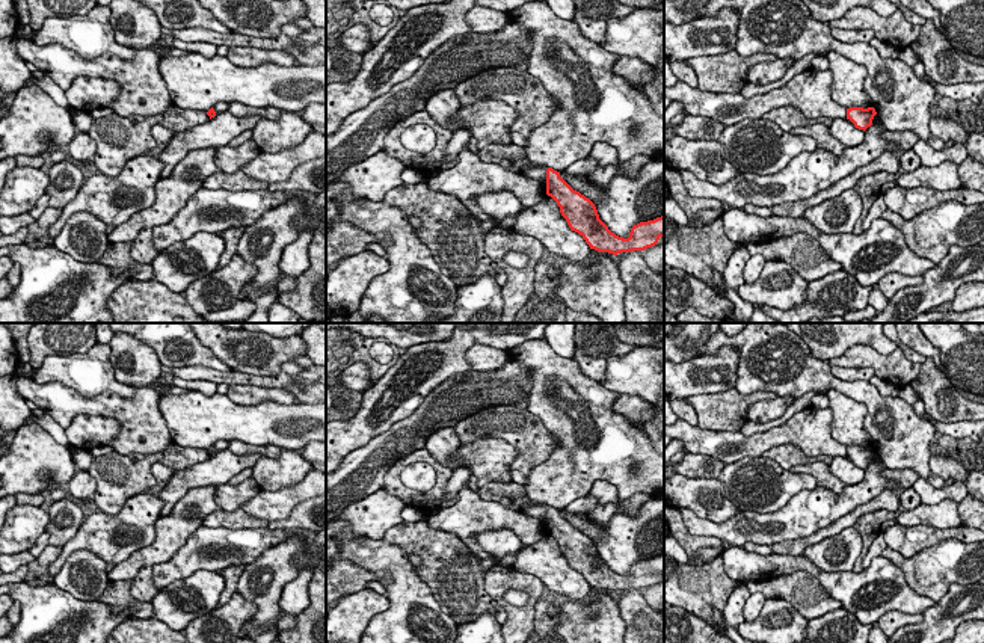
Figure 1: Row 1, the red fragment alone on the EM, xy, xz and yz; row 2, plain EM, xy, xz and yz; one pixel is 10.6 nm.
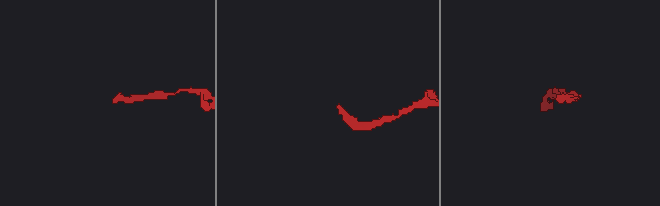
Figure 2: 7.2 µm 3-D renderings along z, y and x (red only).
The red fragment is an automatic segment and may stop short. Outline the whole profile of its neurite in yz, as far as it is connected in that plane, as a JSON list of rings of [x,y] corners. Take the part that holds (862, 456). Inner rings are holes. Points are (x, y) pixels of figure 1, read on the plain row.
[[[850,445],[847,447],[847,457],[850,457],[856,466],[866,468],[872,463],[872,457],[877,453],[874,445]]]

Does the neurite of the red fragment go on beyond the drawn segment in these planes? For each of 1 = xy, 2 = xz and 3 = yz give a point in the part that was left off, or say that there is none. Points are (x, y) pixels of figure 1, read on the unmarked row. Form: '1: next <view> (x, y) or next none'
1: next none
2: next none
3: next none

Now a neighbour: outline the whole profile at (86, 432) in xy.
[[[77,415],[65,435],[71,447],[92,450],[95,447],[104,447],[119,433],[119,423],[115,418]]]

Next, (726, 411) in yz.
[[[735,386],[717,394],[697,394],[685,397],[699,420],[699,427],[712,432],[738,432],[747,424],[749,408],[767,398],[776,398],[774,392],[740,394]]]

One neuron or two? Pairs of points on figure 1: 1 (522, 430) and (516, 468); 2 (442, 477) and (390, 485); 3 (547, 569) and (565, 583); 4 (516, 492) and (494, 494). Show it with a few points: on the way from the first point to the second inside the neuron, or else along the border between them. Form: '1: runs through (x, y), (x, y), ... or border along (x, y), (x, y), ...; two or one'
1: runs through (522, 439), (522, 459); one
2: runs through (433, 491), (424, 497), (403, 492); one
3: runs through (551, 569), (560, 578); one
4: runs through (510, 492), (500, 492); one

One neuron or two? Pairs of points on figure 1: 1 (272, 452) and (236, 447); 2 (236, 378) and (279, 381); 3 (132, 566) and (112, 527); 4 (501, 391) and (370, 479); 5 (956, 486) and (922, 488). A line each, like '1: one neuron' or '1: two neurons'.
1: one neuron
2: one neuron
3: two neurons
4: one neuron
5: one neuron

